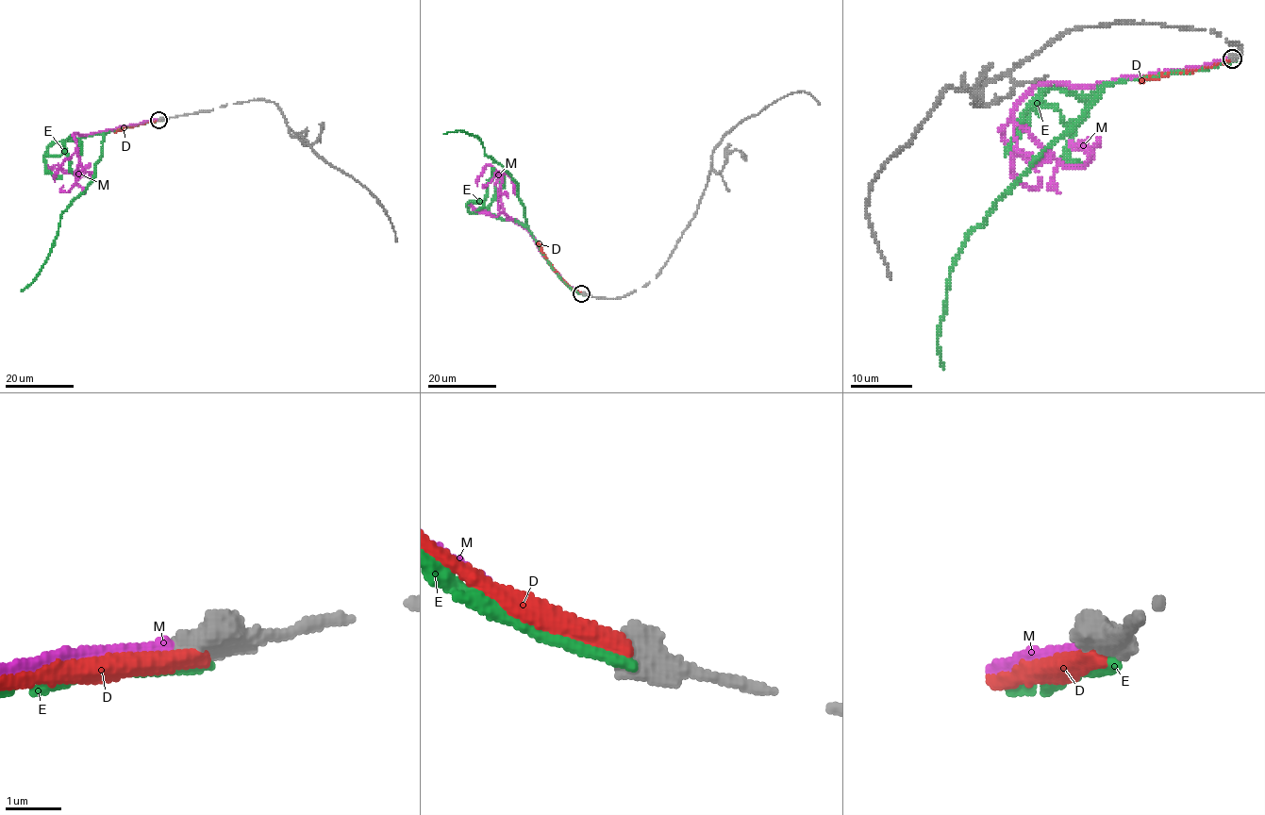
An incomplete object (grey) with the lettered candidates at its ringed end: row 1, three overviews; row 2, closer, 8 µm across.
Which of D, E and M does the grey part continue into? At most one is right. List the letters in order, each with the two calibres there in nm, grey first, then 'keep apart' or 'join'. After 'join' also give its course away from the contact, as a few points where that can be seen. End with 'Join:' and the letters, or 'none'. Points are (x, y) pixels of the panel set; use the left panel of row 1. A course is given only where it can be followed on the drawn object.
D: 650/360 nm | keep apart
E: 650/260 nm | keep apart
M: 550/280 nm | join | via (158, 119), (104, 132), (74, 135), (79, 155), (76, 179), (74, 174), (46, 165)
Join: M

